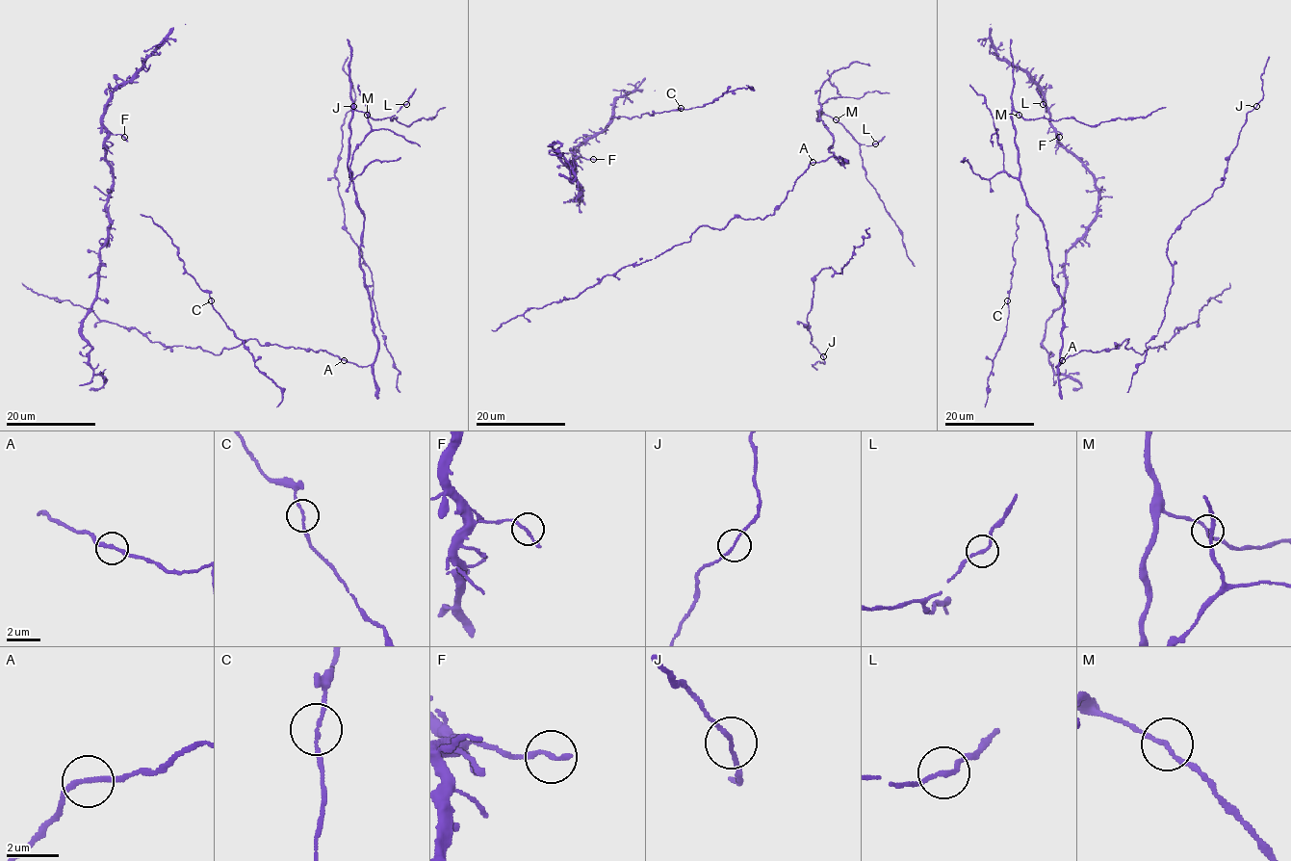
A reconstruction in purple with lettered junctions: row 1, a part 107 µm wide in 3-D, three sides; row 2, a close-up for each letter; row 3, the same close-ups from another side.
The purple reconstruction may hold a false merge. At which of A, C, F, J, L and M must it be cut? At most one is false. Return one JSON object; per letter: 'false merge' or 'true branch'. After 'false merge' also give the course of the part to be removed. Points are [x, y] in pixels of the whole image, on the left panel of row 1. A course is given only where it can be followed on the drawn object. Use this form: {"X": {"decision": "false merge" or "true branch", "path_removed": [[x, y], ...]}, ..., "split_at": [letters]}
{"A": {"decision": "true branch"}, "C": {"decision": "true branch"}, "F": {"decision": "true branch"}, "J": {"decision": "true branch"}, "L": {"decision": "true branch"}, "M": {"decision": "true branch"}, "split_at": []}

